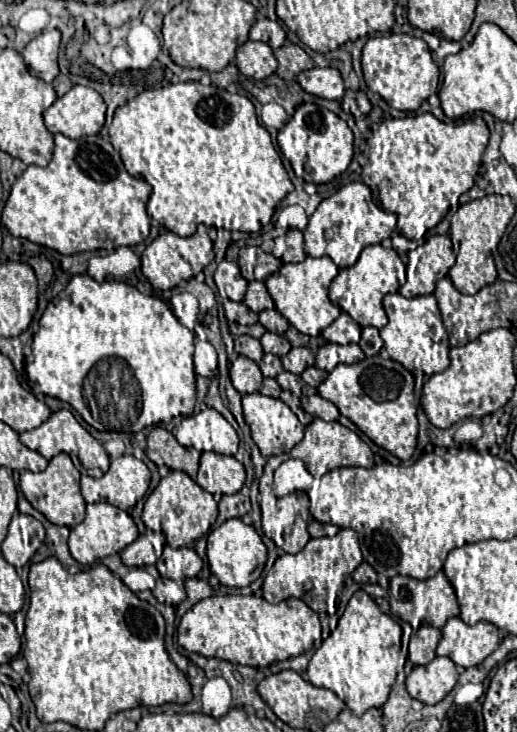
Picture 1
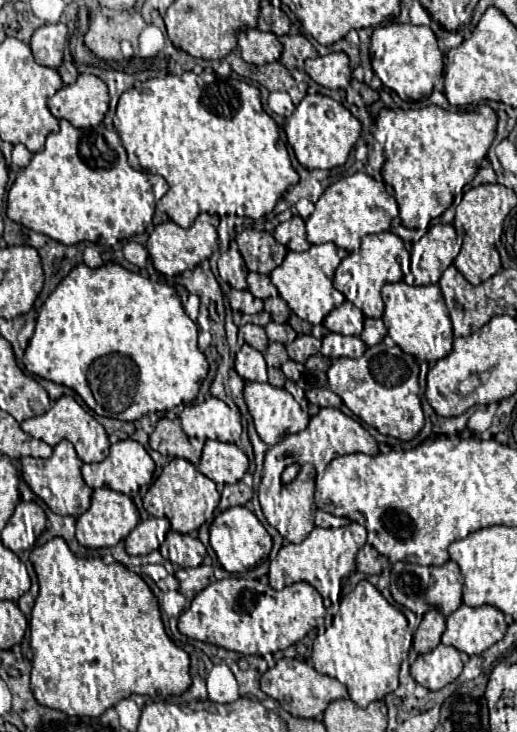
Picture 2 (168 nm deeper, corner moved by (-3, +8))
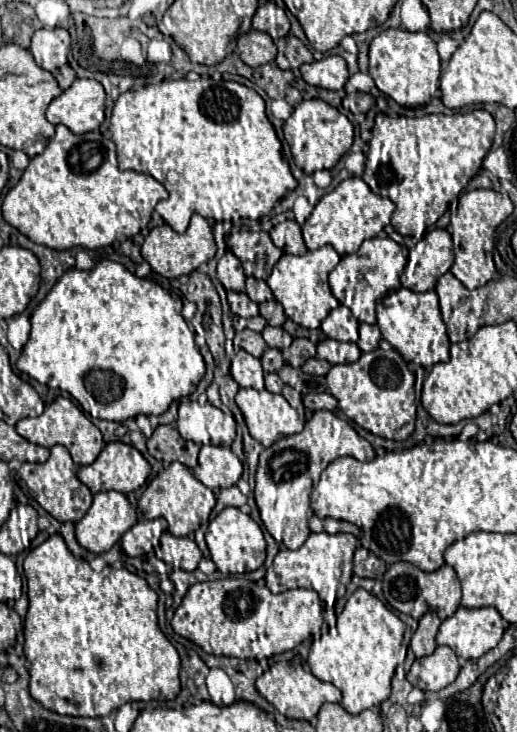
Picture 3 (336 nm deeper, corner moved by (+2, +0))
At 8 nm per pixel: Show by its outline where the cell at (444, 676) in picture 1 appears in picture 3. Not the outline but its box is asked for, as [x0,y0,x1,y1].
[406,646,460,692]

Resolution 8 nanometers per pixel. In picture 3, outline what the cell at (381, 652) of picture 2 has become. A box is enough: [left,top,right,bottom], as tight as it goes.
[308,588,408,714]

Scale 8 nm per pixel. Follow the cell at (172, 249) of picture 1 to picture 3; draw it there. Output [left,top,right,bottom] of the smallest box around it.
[142,214,216,278]

